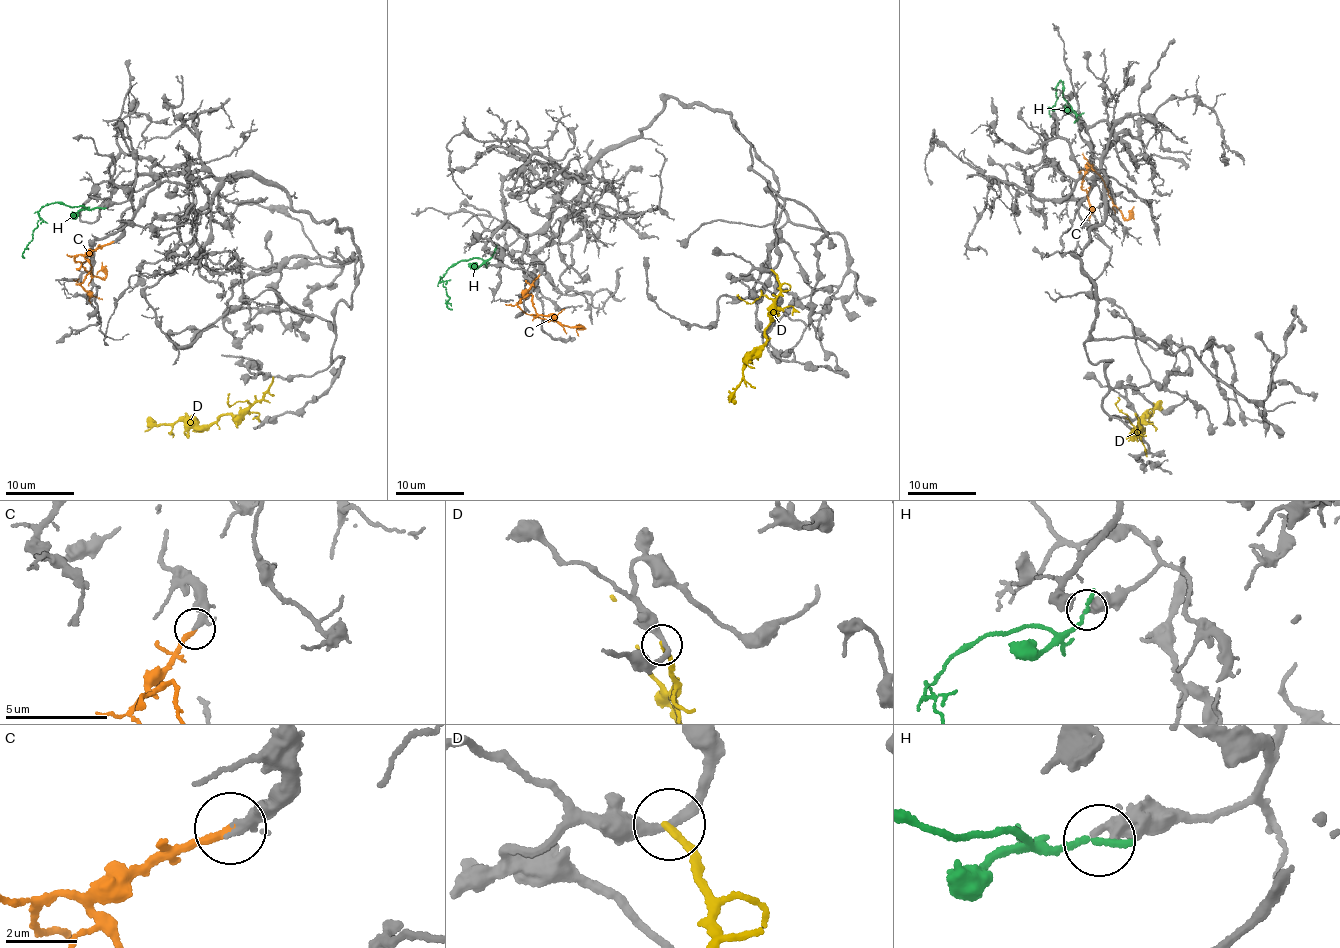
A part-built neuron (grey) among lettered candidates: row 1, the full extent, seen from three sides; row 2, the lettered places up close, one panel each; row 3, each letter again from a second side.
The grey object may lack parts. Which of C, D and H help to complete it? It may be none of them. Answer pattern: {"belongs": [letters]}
{"belongs": ["C"]}

